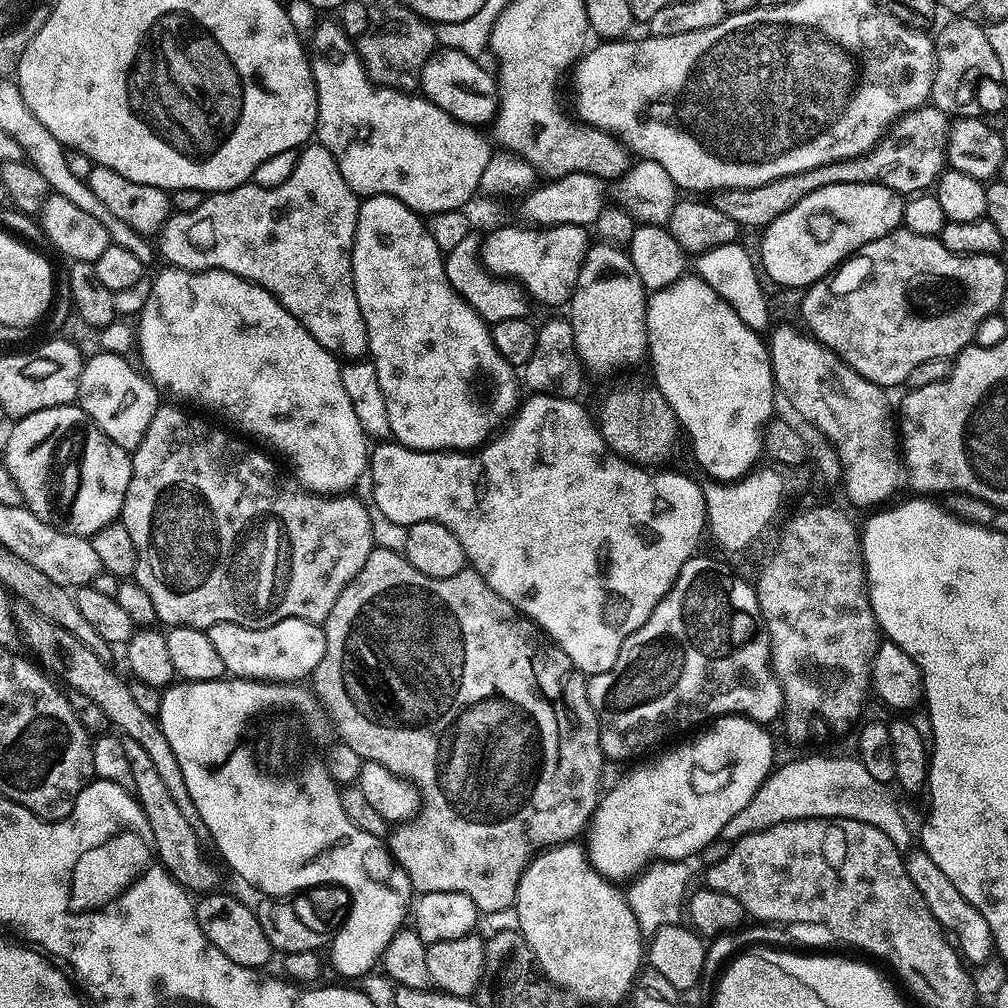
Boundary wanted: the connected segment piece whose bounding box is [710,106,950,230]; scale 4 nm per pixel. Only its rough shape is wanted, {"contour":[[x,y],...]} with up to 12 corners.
{"contour":[[906,112],[860,156],[724,188],[710,202],[763,230],[822,186],[931,189],[948,159],[950,120]]}

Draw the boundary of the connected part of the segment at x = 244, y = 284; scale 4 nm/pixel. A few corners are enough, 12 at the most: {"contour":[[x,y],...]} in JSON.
{"contour":[[164,266],[138,317],[161,393],[308,491],[370,437],[341,361],[262,286]]}

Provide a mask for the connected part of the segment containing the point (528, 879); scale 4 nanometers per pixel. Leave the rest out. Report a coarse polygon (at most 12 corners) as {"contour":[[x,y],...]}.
{"contour":[[579,843],[535,856],[514,913],[539,971],[592,1004],[646,956]]}

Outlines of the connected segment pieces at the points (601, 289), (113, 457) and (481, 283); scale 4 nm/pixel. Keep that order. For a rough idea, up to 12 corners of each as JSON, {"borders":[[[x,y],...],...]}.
{"borders":[[[588,249],[570,301],[589,373],[648,356],[631,255]],[[70,403],[11,426],[23,507],[89,538],[121,519],[132,457]],[[468,231],[444,257],[450,286],[491,326],[534,308],[524,285],[480,259]]]}

